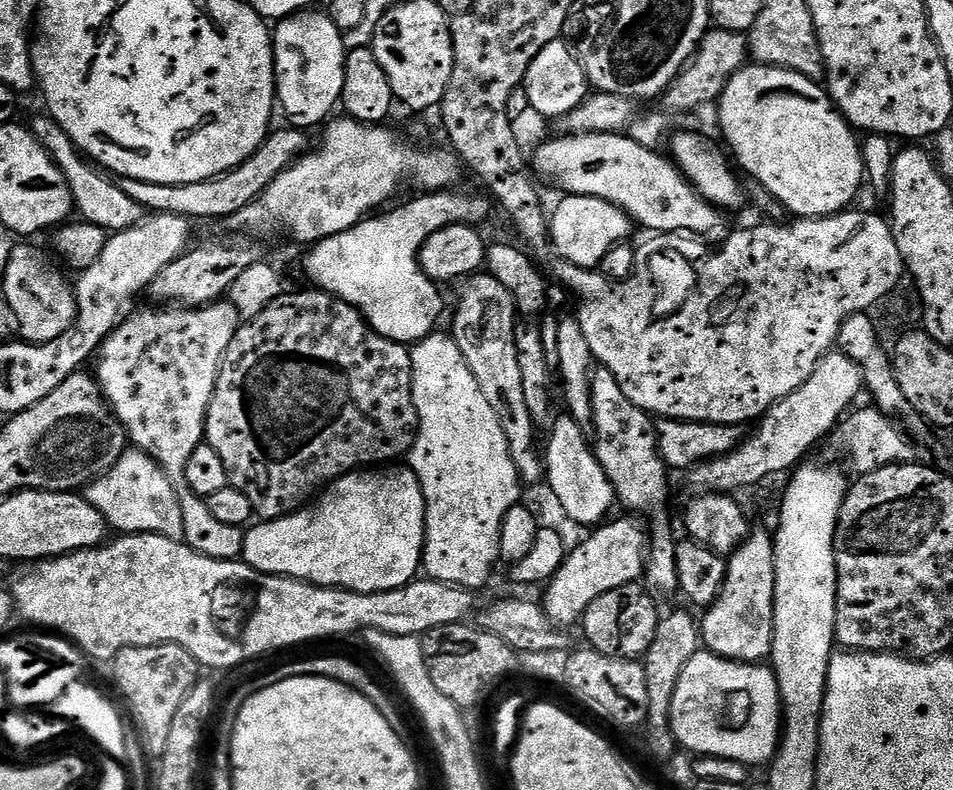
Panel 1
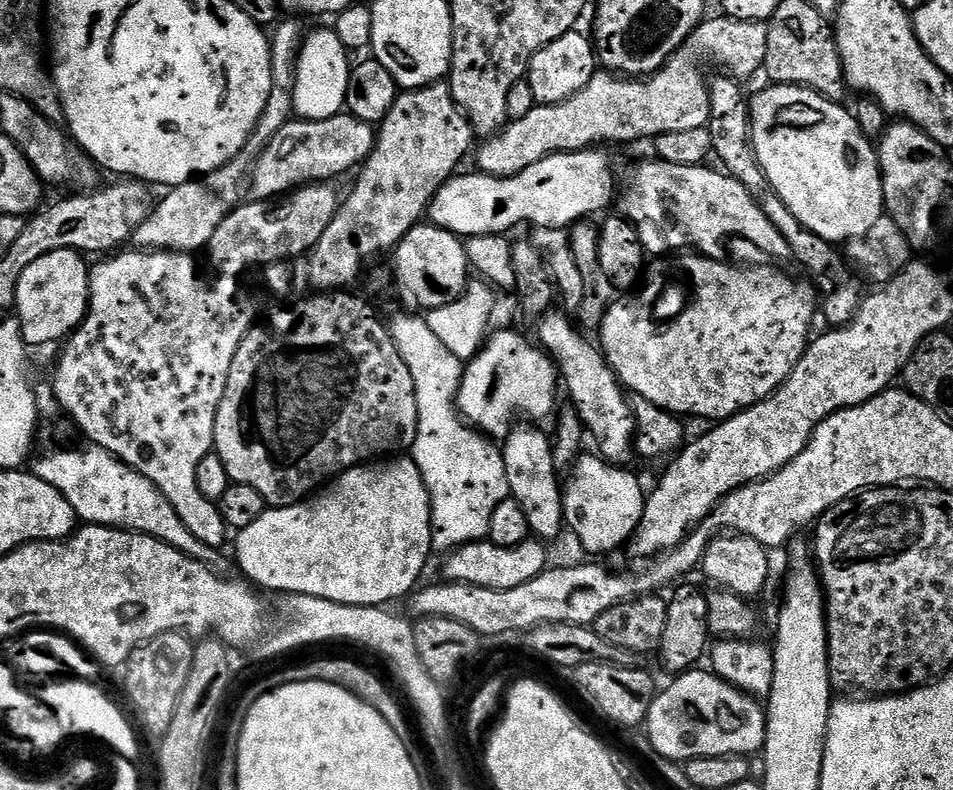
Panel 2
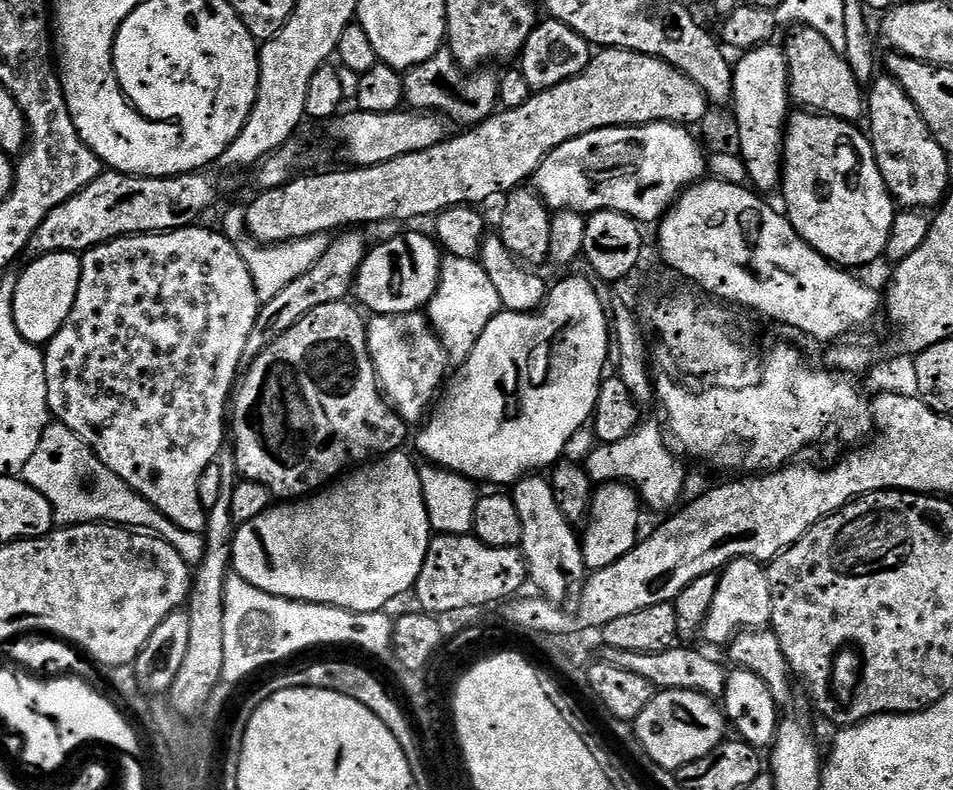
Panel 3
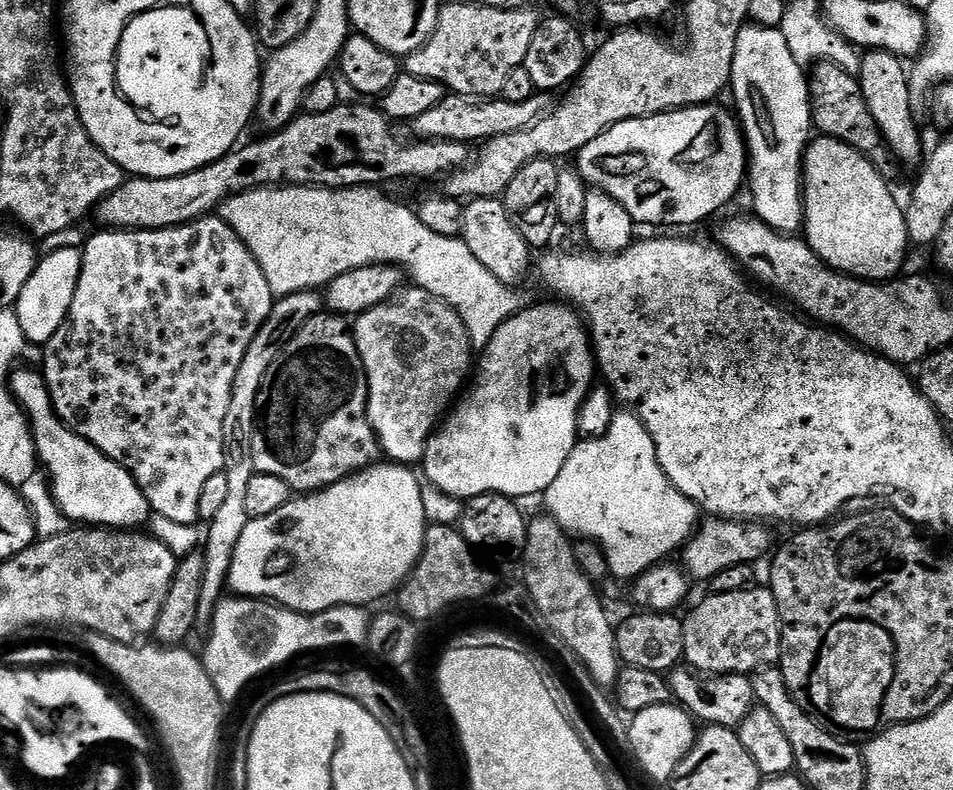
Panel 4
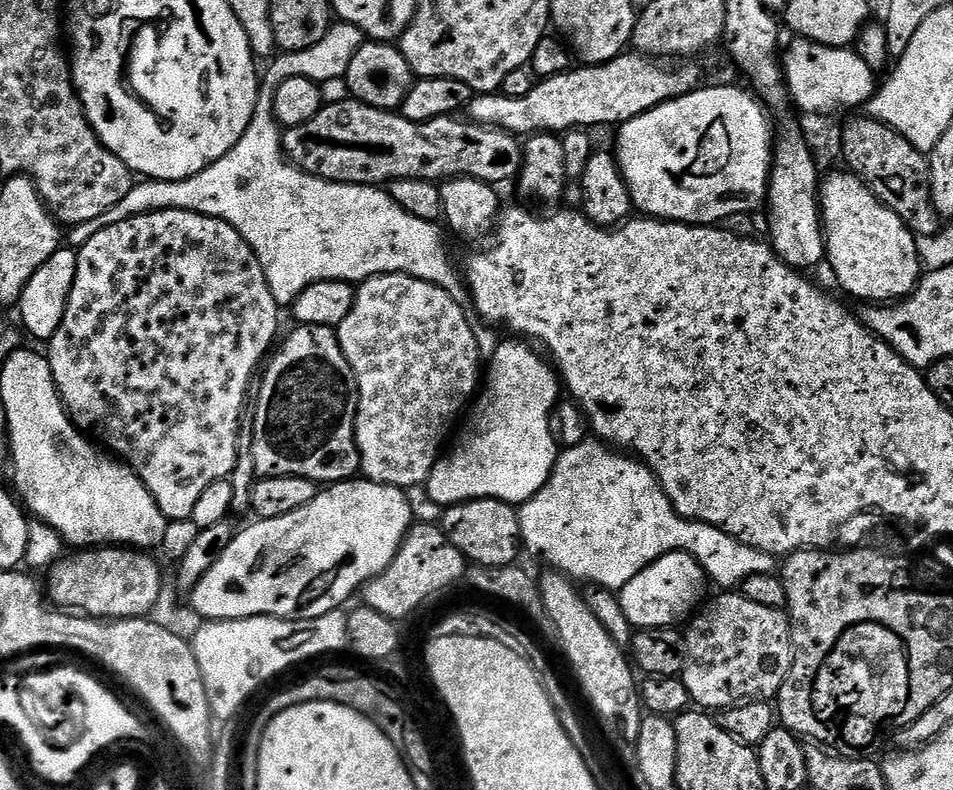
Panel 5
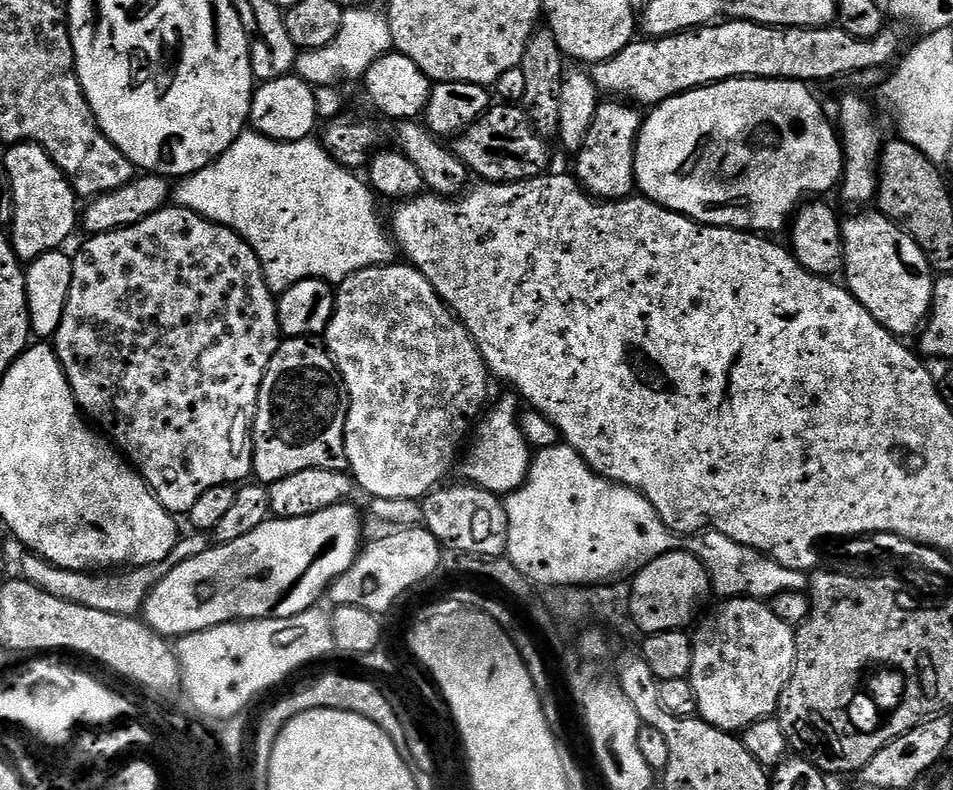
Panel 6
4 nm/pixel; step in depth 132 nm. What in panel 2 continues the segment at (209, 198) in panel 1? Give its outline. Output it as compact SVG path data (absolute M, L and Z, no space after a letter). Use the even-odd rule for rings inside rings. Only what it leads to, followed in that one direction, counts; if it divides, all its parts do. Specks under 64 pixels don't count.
M341 114L325 120L289 120L255 157L246 192L252 200L273 200L313 182L332 182L343 172L359 169L376 147L377 129L358 118Z

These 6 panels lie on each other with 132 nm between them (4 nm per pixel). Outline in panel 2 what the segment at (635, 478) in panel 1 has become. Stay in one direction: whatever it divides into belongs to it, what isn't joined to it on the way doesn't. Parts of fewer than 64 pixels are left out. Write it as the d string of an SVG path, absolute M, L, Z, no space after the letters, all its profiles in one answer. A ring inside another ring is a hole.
M549 310L539 317L540 325L536 328L536 336L539 347L547 352L553 360L556 361L559 379L562 381L562 388L572 395L570 400L571 407L576 409L576 415L580 417L580 423L584 425L587 435L596 439L595 451L610 464L617 466L627 465L628 459L633 459L634 449L632 447L632 437L636 435L636 423L634 414L628 405L626 389L621 384L620 379L613 372L608 364L608 359L604 356L603 351L595 343L592 344L584 336L576 333L576 328L563 316L563 311L555 312Z

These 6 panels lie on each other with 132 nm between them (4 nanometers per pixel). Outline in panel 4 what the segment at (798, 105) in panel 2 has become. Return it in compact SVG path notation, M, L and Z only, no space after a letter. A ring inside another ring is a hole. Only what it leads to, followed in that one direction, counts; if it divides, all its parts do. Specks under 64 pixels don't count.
M817 135L804 152L804 227L810 247L829 268L858 280L887 282L901 275L904 255L910 249L902 204L892 197L889 181L865 153L833 136Z

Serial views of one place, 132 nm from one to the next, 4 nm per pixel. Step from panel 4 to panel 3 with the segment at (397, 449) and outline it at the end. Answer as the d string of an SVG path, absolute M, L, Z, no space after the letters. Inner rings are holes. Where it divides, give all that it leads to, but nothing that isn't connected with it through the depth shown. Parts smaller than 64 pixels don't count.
M423 311L393 316L373 315L367 325L368 349L376 376L380 379L380 391L405 424L419 425L441 395L450 372L448 355L431 319Z

